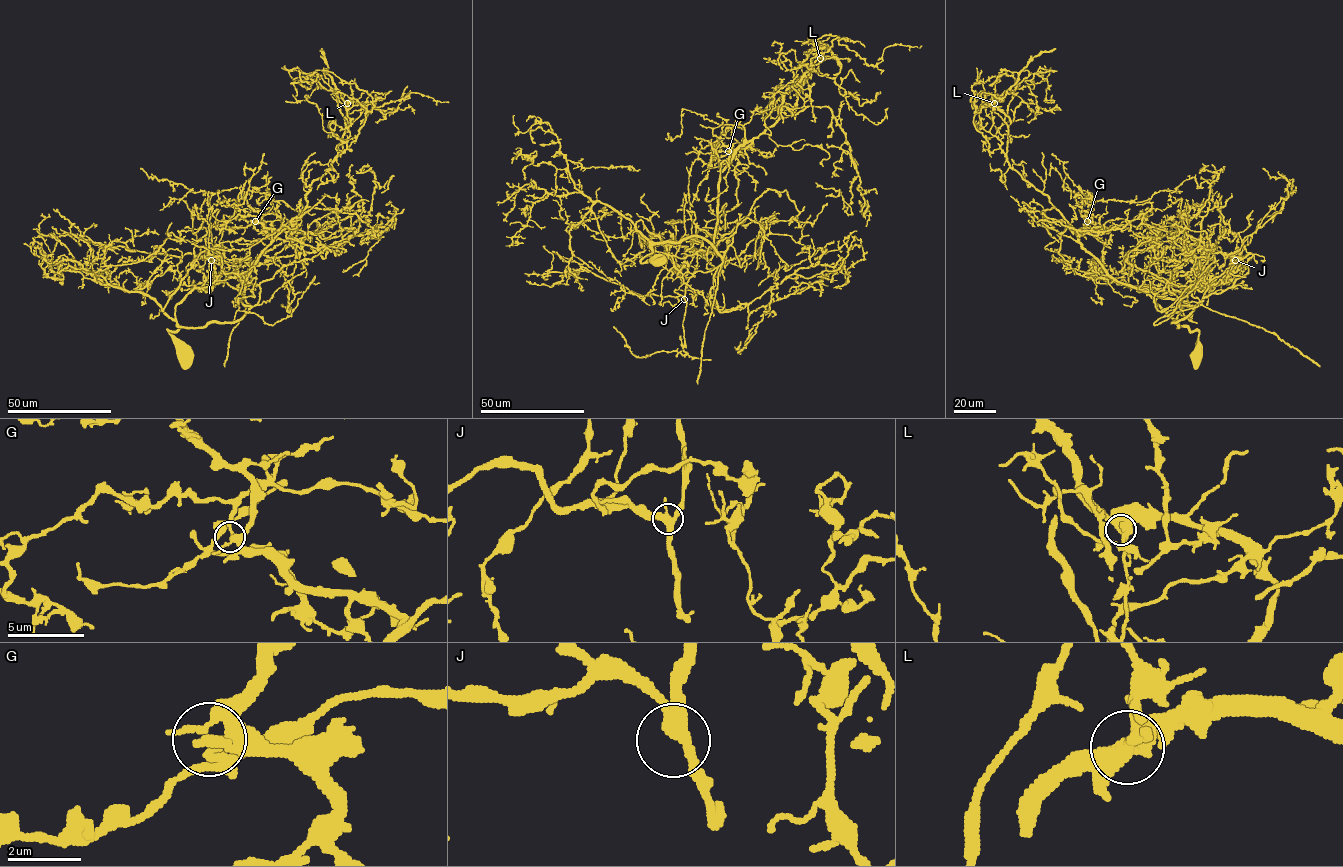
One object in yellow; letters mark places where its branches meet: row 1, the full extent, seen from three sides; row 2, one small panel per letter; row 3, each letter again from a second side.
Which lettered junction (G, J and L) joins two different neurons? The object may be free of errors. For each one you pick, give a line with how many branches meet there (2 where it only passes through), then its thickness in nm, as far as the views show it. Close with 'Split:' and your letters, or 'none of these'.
L: 4 branches meet; 460 nm thick
Split: L

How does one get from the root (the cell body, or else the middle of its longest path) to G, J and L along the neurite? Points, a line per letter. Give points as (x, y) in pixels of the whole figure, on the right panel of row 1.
G: (1196, 352), (1198, 332), (1172, 322), (1192, 310), (1188, 303), (1115, 280), (1079, 242), (1078, 233), (1087, 221)
J: (1196, 352), (1198, 332), (1179, 324), (1179, 312), (1191, 288), (1200, 291), (1209, 289), (1211, 282), (1235, 260)
L: (1196, 352), (1198, 332), (1172, 322), (1188, 303), (1115, 280), (1010, 166), (990, 131), (994, 103)

